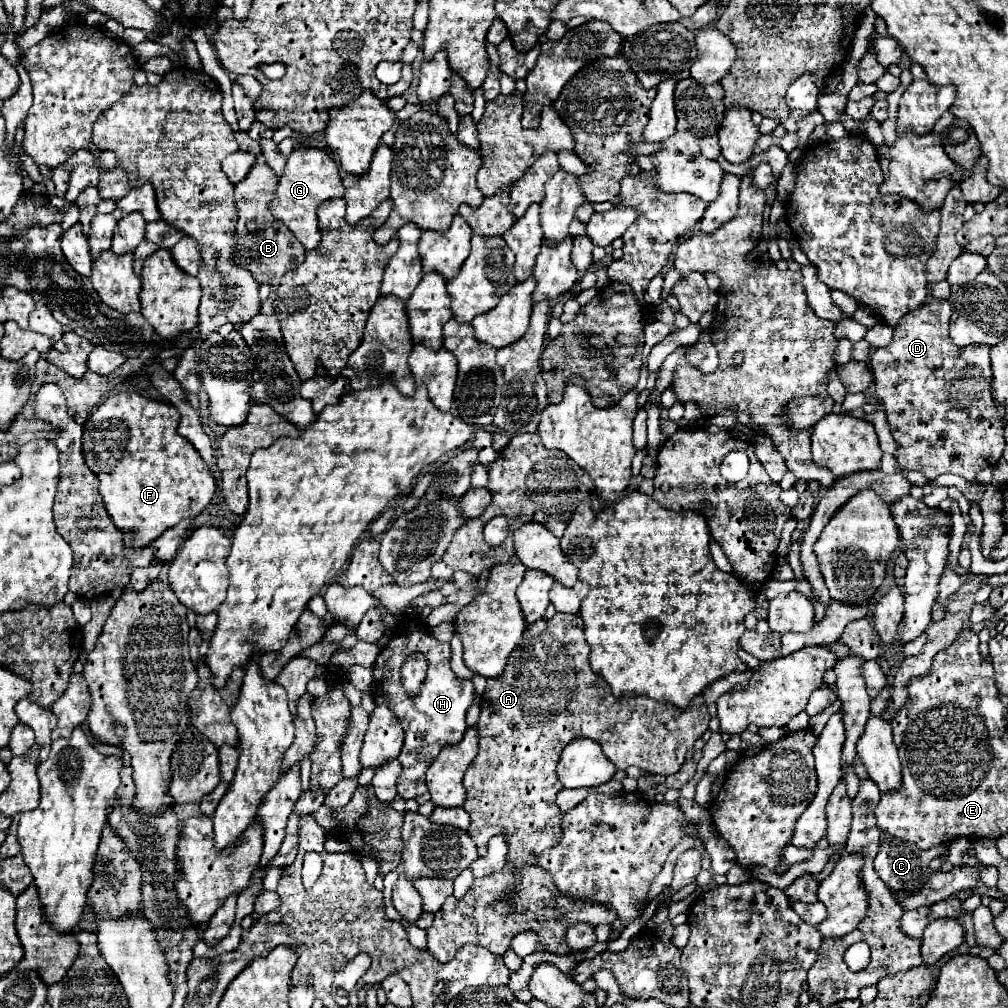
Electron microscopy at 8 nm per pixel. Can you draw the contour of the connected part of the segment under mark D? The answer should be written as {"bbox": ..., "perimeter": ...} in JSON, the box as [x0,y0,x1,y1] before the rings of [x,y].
{"bbox":[870,299,1006,483],"perimeter":[[[932,299],[932,301],[924,303],[922,307],[918,307],[916,311],[904,315],[902,321],[894,329],[892,341],[886,347],[882,347],[882,349],[874,349],[872,351],[872,355],[870,355],[870,367],[872,367],[872,373],[874,373],[876,395],[878,395],[878,399],[882,399],[886,421],[890,425],[892,437],[898,443],[898,449],[900,449],[900,453],[896,453],[898,463],[904,469],[916,469],[916,471],[920,471],[928,479],[936,479],[938,475],[944,475],[944,473],[954,473],[954,475],[964,477],[966,481],[976,483],[976,475],[982,469],[986,469],[986,467],[994,467],[1000,461],[1000,457],[1002,457],[1002,451],[1004,451],[1004,423],[1006,423],[1004,421],[1004,405],[998,403],[994,399],[994,395],[992,395],[992,365],[990,365],[990,349],[992,347],[990,345],[968,345],[968,347],[954,345],[952,339],[950,339],[950,335],[948,335],[950,315],[952,315],[952,307],[950,307],[950,303],[946,299]]]}

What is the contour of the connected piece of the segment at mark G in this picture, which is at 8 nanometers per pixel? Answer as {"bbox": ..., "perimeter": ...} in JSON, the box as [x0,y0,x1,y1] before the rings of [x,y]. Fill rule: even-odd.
{"bbox":[270,147,344,249],"perimeter":[[[298,147],[290,153],[286,169],[284,169],[282,177],[278,179],[278,187],[274,191],[270,209],[272,209],[272,215],[276,219],[280,219],[306,249],[314,249],[314,247],[318,247],[320,237],[322,237],[322,233],[318,229],[316,209],[322,201],[334,199],[334,197],[344,197],[344,185],[340,179],[338,165],[322,149]]]}

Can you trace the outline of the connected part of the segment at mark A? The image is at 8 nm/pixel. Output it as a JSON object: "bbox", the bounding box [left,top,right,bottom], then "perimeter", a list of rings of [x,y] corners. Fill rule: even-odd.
{"bbox":[462,613,710,865],"perimeter":[[[556,613],[550,621],[540,619],[528,625],[526,633],[522,635],[522,643],[514,649],[514,653],[510,653],[504,673],[488,679],[480,701],[482,713],[478,719],[478,755],[464,775],[466,801],[462,805],[470,813],[468,835],[476,843],[478,855],[486,855],[490,837],[504,835],[508,843],[508,863],[536,865],[540,853],[558,841],[562,813],[554,801],[562,789],[562,783],[556,777],[556,763],[562,749],[570,741],[578,737],[598,741],[616,769],[628,769],[630,765],[636,765],[642,771],[672,775],[682,767],[686,751],[708,729],[710,715],[700,695],[696,695],[684,711],[670,703],[664,705],[662,701],[654,701],[646,695],[626,697],[626,701],[622,701],[622,697],[614,697],[606,681],[602,681],[602,677],[590,669],[590,649],[582,637],[582,625],[584,623],[580,615],[564,613]]]}

